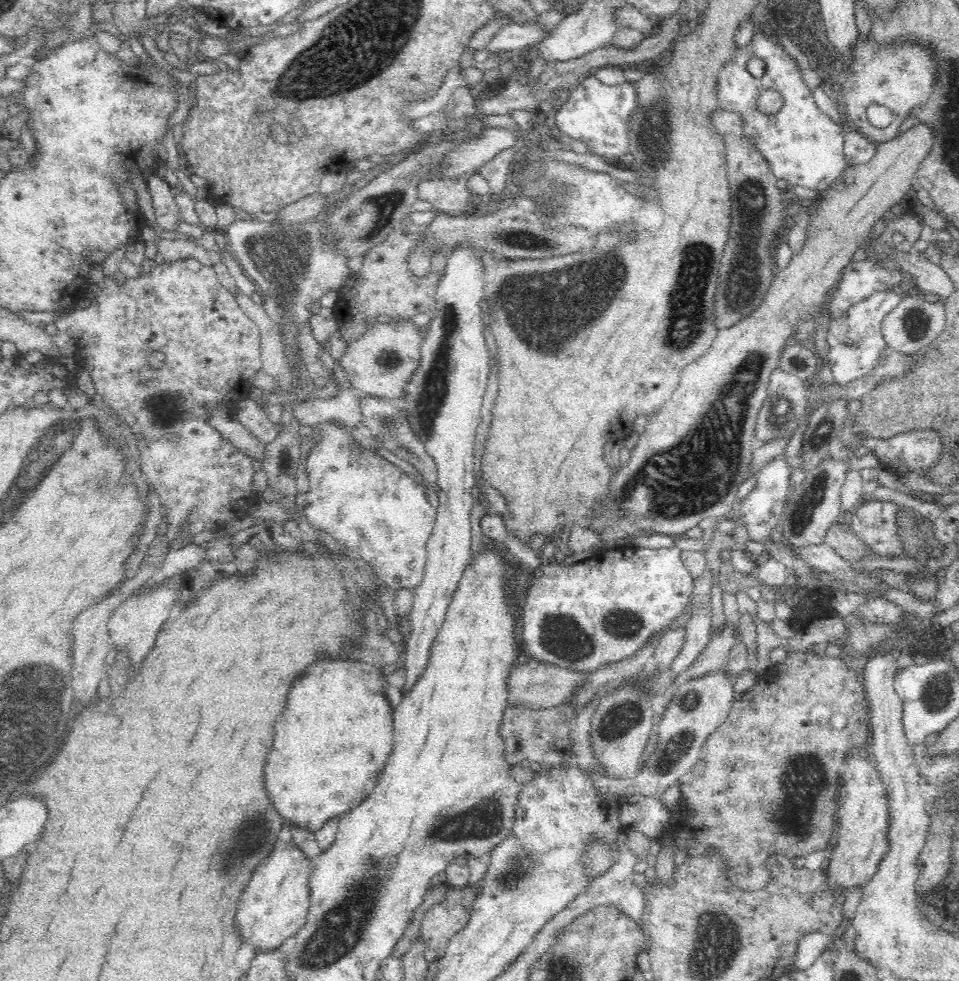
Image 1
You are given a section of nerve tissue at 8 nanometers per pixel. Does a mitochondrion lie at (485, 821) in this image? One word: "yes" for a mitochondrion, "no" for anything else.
yes

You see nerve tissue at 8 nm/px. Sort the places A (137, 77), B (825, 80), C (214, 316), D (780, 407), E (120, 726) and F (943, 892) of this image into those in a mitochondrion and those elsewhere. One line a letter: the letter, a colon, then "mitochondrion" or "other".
A: other
B: other
C: other
D: mitochondrion
E: other
F: other

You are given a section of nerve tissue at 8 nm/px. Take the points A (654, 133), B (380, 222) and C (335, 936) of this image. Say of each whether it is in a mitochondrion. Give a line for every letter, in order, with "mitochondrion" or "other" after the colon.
A: mitochondrion
B: mitochondrion
C: mitochondrion

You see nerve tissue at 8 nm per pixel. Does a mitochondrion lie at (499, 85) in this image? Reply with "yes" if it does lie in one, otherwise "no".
no

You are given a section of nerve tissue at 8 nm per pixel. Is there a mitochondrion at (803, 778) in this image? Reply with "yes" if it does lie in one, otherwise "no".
yes

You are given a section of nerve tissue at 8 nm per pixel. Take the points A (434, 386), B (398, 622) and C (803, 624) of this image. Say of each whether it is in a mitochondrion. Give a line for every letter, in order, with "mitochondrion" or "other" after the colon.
A: mitochondrion
B: other
C: other

